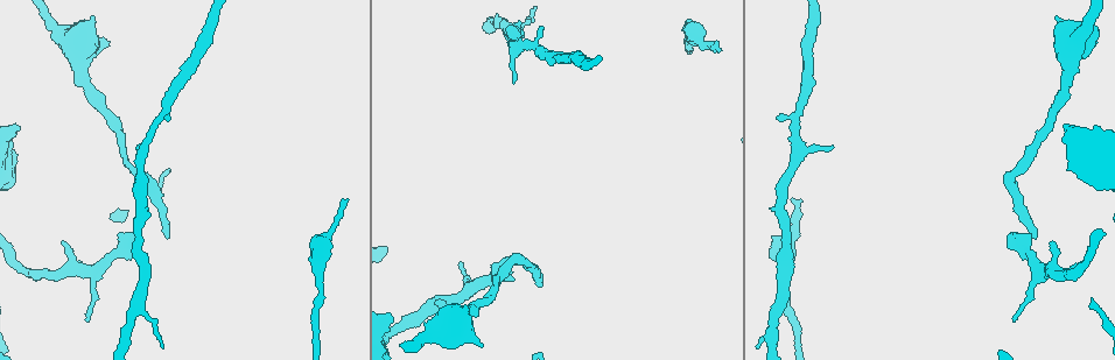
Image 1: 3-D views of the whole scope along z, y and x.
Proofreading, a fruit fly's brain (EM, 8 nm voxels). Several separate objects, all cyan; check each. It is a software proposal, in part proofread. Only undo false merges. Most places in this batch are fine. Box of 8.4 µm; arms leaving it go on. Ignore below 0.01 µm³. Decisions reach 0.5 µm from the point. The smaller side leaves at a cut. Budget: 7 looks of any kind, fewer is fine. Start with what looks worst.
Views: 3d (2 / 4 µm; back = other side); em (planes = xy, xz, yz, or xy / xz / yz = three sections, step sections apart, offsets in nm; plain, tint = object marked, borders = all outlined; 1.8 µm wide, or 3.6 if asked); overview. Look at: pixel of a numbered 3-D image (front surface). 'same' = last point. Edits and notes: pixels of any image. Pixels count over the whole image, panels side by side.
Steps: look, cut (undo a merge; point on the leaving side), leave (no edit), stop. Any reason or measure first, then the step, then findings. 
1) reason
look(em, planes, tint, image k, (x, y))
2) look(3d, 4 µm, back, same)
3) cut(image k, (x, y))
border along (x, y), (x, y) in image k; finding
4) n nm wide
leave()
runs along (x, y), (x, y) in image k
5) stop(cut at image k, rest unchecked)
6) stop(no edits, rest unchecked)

a fork
look(em, xy, step 4, borders, image 1, (797, 156))

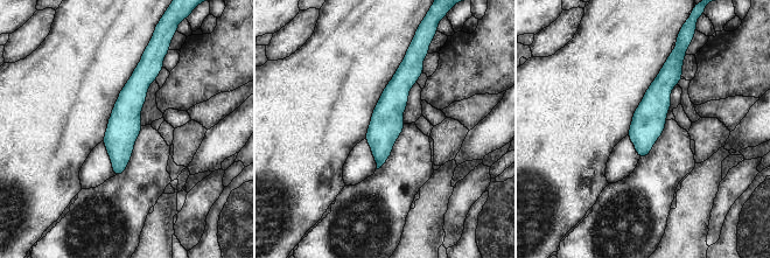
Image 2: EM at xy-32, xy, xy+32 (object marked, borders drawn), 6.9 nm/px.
220 nm wide
leave()
runs along (145, 62), (126, 111), (117, 172) in image 2; all the same neuron

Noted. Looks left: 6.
branch point
look(em, yz, step 16, tint, image 1, (780, 307))

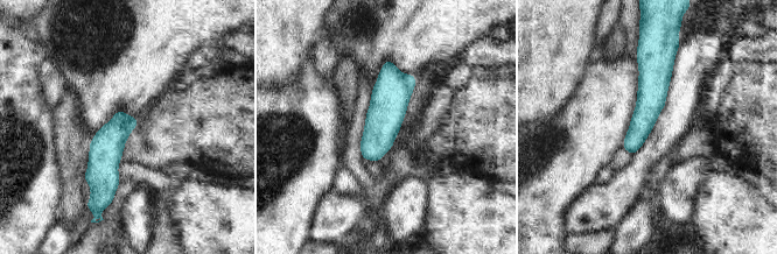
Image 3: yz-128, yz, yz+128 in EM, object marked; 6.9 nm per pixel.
leave()
all the same neuron

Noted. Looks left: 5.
calibre changes
look(em, xy, step 8, tint, image 1, (465, 290))

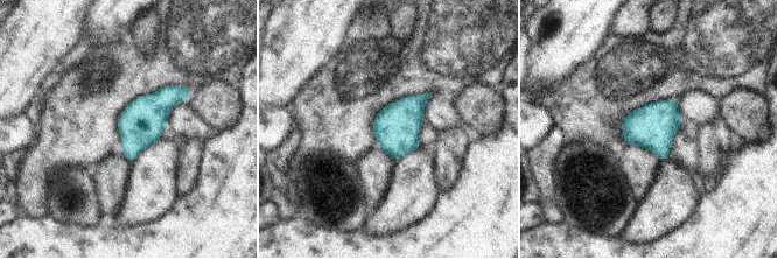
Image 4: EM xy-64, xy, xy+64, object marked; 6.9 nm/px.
look(em, planes, tint, same)

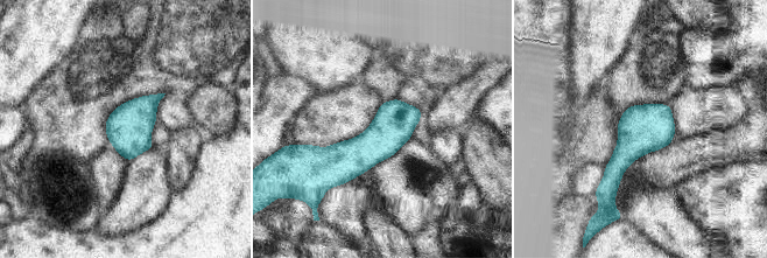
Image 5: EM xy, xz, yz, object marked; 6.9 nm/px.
280 nm wide
leave()
runs along (417, 113), (361, 153), (317, 153) in image 5; one neuron here

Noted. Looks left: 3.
stop(no edits, rest unchecked)

